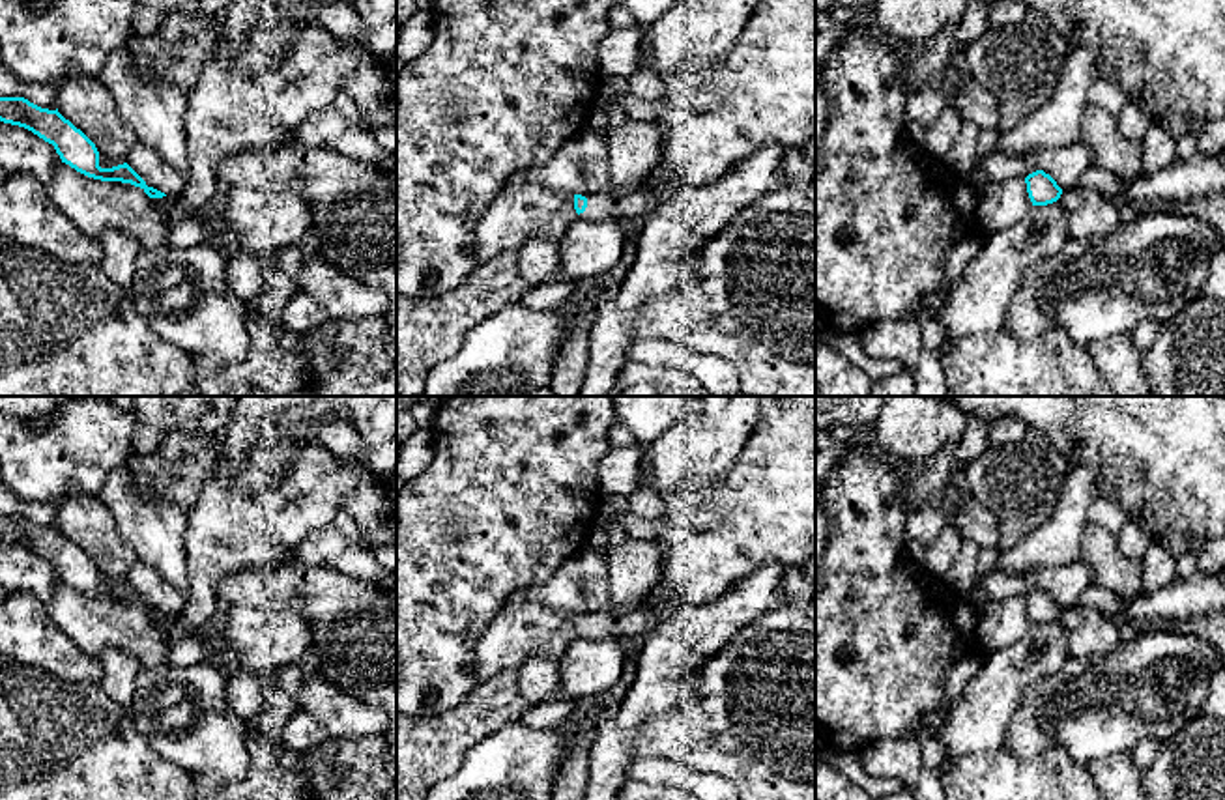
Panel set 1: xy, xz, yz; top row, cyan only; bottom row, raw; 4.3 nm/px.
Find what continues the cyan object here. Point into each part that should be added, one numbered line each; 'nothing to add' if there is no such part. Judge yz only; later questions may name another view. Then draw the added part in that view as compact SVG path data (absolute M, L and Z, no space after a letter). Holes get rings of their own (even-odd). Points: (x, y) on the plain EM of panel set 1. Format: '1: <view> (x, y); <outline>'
nothing to add

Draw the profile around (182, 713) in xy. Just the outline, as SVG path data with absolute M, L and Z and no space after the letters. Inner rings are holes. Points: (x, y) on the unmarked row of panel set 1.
M208 660L193 665L170 662L138 669L131 716L142 738L163 759L185 768L189 774L215 774L224 781L241 781L249 772L249 733L252 723L238 718L226 695L228 667Z

